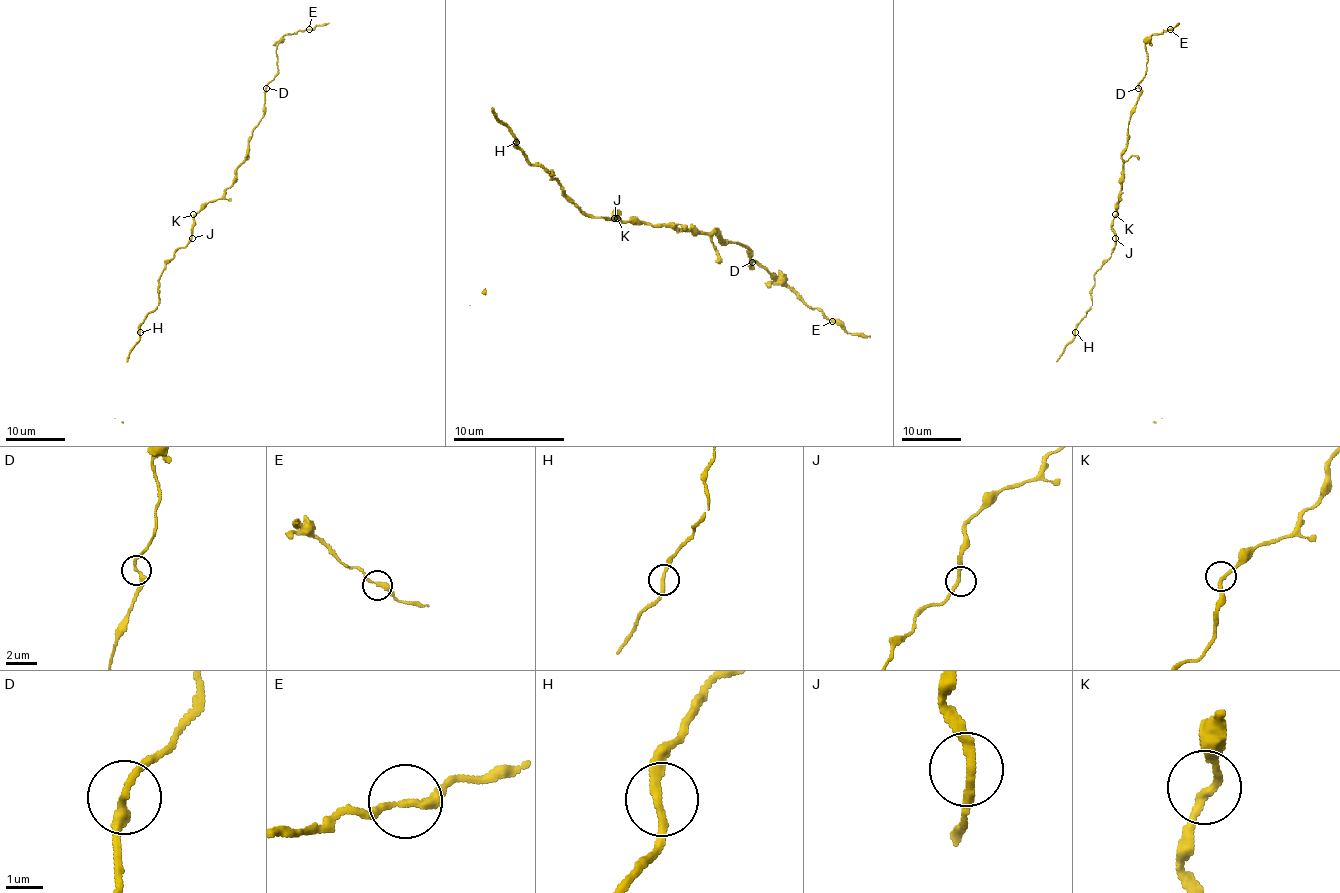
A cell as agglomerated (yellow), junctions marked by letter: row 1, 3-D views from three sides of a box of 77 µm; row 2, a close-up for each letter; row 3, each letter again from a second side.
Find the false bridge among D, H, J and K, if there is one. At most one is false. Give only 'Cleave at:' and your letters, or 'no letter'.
Cleave at: no letter

